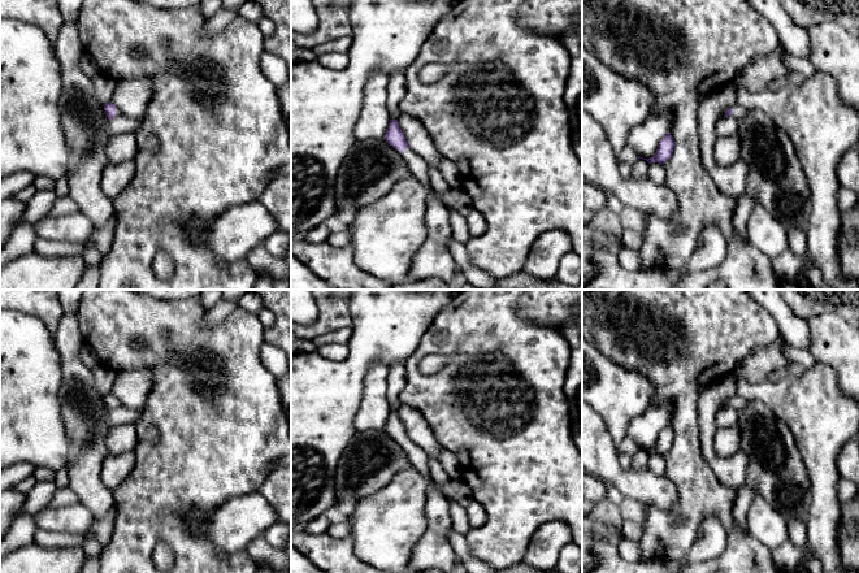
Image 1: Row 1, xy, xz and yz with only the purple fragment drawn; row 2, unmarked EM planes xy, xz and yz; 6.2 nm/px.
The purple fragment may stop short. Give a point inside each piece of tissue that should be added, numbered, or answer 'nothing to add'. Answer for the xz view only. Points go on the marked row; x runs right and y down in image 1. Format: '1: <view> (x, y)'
1: xz (419, 168)

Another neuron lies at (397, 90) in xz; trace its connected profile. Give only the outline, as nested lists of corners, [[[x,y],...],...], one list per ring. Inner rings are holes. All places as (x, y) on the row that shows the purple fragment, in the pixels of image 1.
[[[392,71],[389,75],[389,90],[386,97],[386,108],[390,120],[398,120],[400,117],[399,104],[404,99],[407,71]]]

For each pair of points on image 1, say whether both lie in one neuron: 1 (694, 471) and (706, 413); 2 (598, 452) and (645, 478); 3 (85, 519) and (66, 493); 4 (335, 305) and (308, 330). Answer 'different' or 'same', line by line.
1: different
2: same
3: different
4: same

